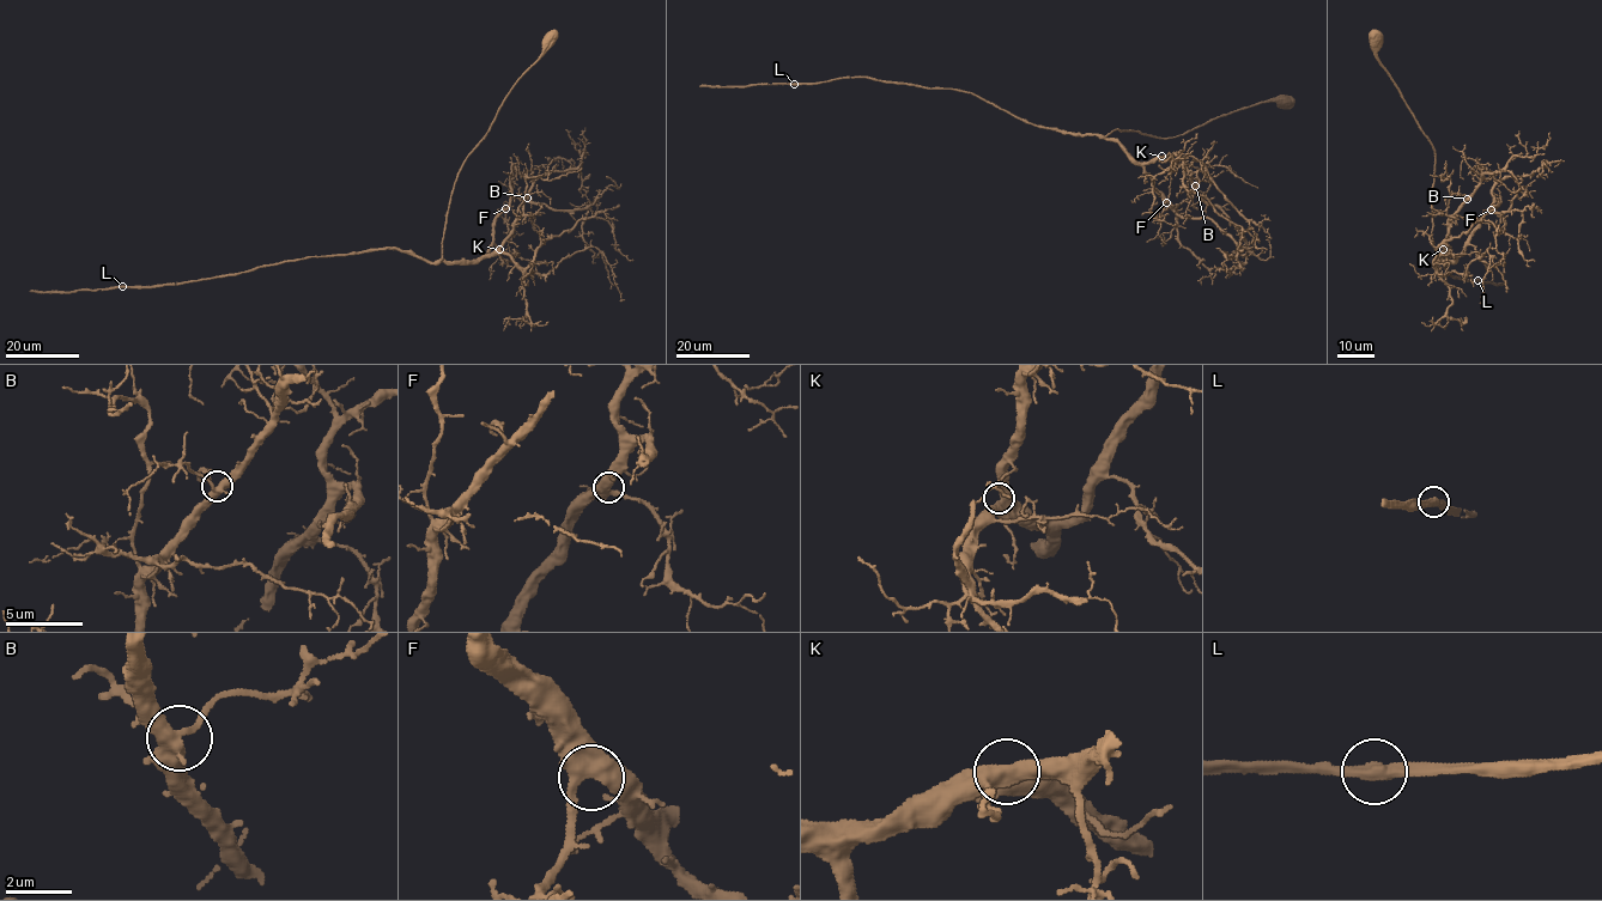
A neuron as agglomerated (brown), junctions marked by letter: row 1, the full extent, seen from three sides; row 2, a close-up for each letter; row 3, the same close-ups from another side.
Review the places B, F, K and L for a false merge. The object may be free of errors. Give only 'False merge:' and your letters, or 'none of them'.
False merge: none of them

